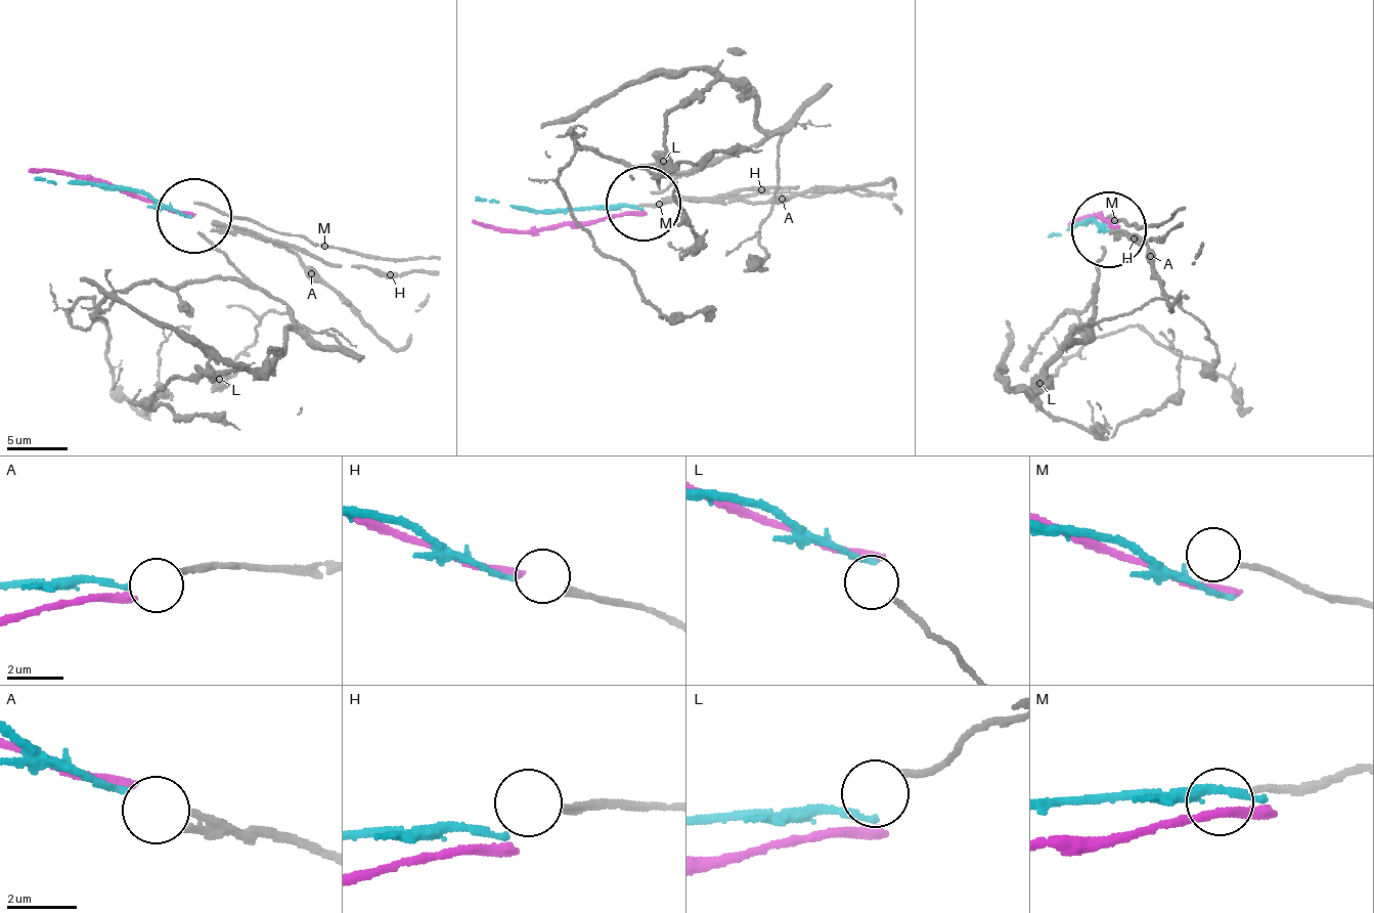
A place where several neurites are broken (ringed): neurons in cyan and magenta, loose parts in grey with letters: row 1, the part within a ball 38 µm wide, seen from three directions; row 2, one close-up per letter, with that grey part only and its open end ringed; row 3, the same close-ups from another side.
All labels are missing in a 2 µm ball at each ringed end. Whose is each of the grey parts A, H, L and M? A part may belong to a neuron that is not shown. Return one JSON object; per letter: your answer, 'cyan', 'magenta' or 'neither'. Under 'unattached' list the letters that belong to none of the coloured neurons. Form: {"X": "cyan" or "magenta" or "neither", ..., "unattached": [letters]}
{"A": "cyan", "H": "neither", "L": "neither", "M": "neither", "unattached": ["H", "L", "M"]}

